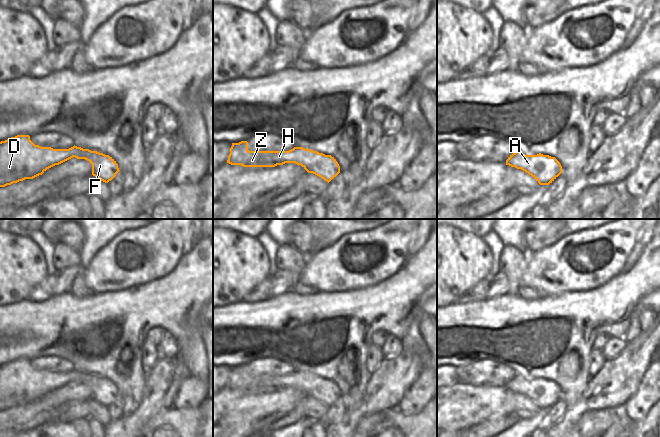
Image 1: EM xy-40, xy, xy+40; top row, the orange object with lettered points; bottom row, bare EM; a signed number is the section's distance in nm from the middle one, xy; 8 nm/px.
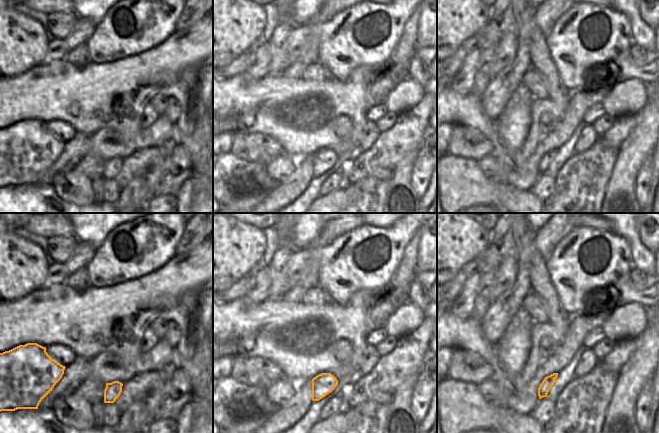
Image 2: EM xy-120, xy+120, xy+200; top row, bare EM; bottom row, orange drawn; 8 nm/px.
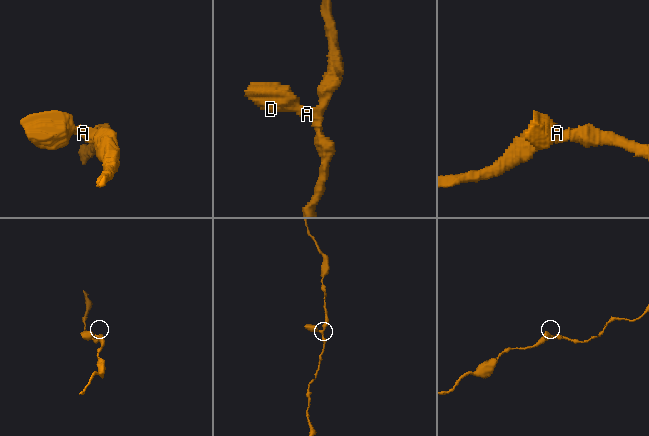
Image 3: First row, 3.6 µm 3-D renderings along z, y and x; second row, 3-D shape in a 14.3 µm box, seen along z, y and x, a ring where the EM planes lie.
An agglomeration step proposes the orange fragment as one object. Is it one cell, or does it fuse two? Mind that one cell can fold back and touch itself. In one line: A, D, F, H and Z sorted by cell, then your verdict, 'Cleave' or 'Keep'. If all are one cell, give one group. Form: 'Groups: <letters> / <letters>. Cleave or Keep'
Groups: A D F H Z. Keep

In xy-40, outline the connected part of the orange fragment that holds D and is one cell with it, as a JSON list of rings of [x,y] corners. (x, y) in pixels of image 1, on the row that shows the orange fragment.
[[[17,135],[0,142],[0,187],[42,175],[47,169],[71,158],[85,159],[92,164],[92,175],[108,183],[120,171],[116,161],[109,155],[73,146],[69,149],[53,149],[35,145],[29,135]]]

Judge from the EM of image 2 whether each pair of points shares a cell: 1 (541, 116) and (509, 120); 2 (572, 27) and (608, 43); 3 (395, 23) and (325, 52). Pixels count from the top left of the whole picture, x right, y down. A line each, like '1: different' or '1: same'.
1: different
2: same
3: same

